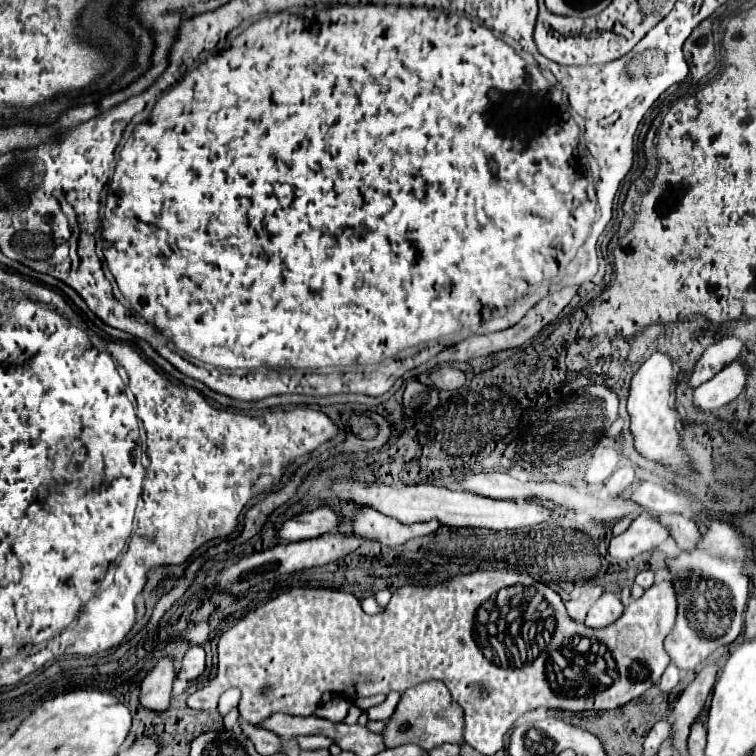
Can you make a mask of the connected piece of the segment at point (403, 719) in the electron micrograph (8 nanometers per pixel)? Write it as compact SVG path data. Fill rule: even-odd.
M424 681L412 689L408 689L396 707L396 713L390 717L384 729L384 743L386 747L400 747L404 743L420 745L422 749L430 751L444 743L464 745L464 713L456 701L448 695L448 689L442 681Z

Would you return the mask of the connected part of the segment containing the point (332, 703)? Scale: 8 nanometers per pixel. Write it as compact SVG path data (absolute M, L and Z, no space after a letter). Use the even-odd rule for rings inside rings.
M336 695L332 700L322 703L315 711L316 716L339 723L344 720L350 707L350 701Z

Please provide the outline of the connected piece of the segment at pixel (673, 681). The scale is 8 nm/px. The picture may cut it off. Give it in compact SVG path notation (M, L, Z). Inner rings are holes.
M668 665L668 669L664 671L664 675L662 675L658 687L660 687L660 691L670 693L670 691L678 685L678 681L680 681L680 671L678 671L674 665Z

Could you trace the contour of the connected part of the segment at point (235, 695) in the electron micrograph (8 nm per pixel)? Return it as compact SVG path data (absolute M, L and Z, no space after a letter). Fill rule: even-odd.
M238 689L226 691L226 693L220 697L220 705L218 705L220 715L222 715L222 717L228 715L228 713L238 705L238 701L240 701L240 691L238 691Z

